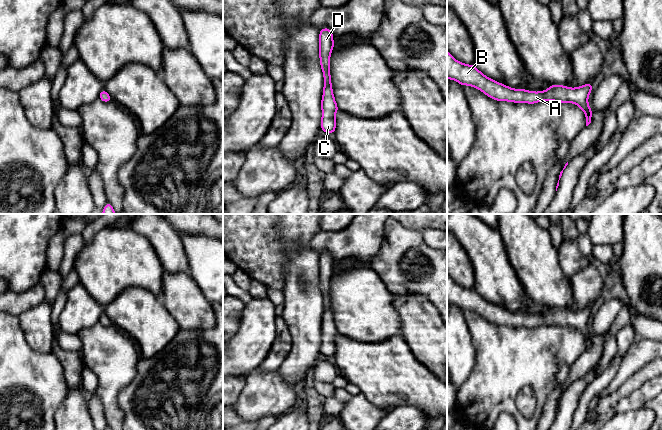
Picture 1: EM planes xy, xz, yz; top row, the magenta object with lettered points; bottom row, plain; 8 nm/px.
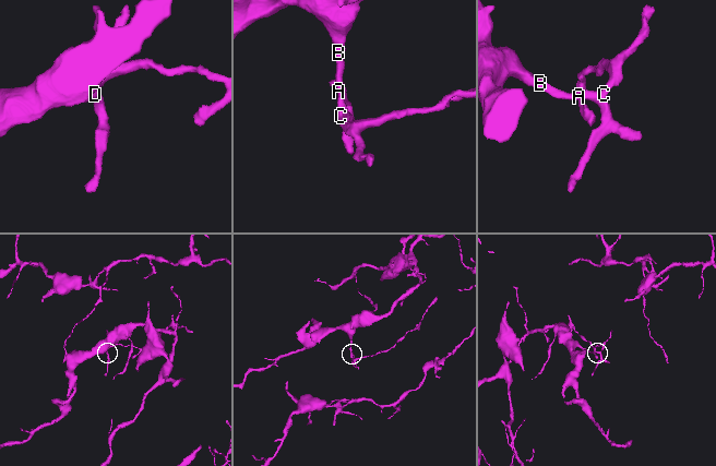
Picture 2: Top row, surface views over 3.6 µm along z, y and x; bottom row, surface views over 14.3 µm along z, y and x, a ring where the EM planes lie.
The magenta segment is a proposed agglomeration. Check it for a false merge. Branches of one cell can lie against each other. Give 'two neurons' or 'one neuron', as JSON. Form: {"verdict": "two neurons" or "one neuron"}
{"verdict": "one neuron"}

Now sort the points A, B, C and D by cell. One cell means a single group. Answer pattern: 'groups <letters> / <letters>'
groups A B C D

